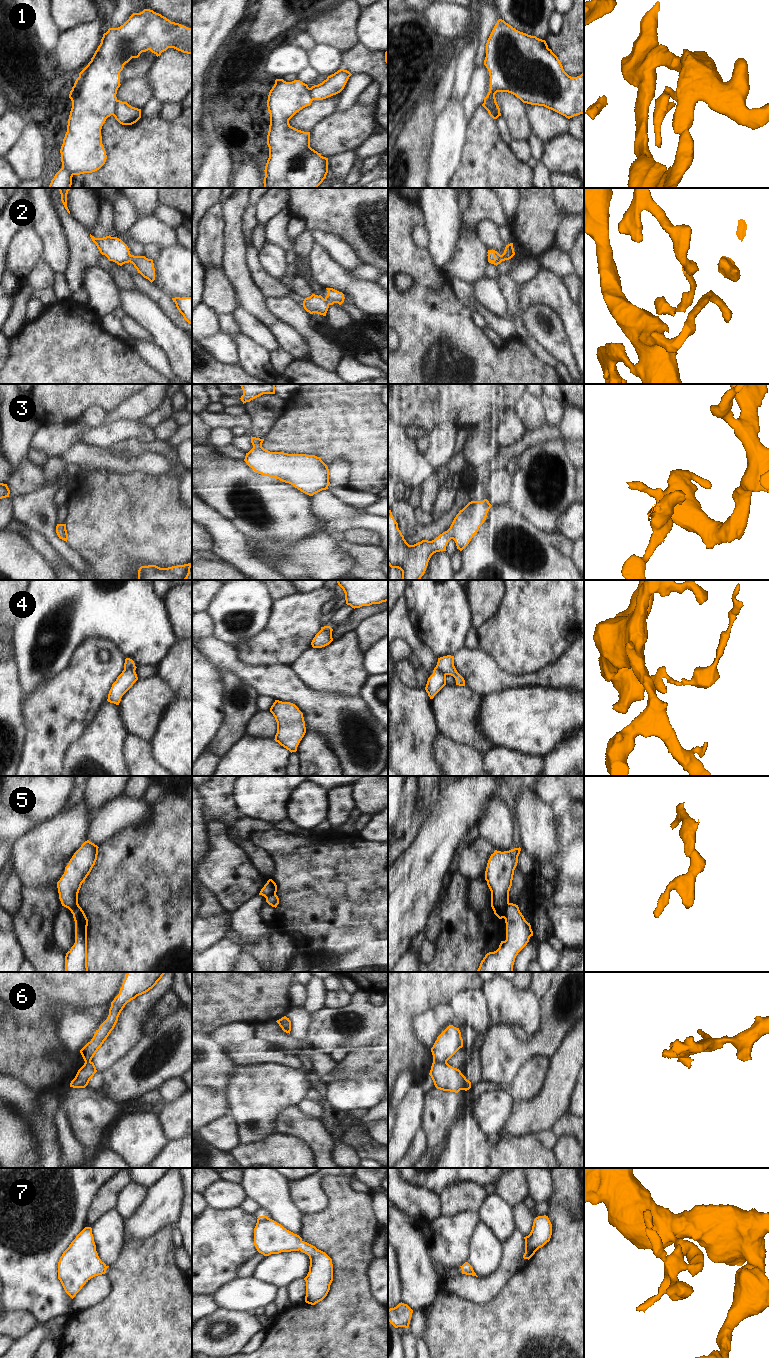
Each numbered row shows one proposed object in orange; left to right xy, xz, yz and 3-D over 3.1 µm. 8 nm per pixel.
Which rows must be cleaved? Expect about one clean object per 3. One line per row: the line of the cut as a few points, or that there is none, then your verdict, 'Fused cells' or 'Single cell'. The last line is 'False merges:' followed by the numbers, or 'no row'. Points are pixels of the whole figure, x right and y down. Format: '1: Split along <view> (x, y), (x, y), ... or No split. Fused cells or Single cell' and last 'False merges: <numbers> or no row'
1: Split along yz (484, 101), (489, 101), (492, 104), (498, 116). Fused cells
2: Split along xy (130, 254), (129, 261). Fused cells
3: No split. Single cell
4: Split along xy (134, 665), (124, 669). Fused cells
5: Split along yz (509, 903), (506, 914), (503, 917). Fused cells
6: Split along yz (433, 1061), (446, 1062). Fused cells
7: No split. Single cell
False merges: 1, 2, 4, 5, 6.

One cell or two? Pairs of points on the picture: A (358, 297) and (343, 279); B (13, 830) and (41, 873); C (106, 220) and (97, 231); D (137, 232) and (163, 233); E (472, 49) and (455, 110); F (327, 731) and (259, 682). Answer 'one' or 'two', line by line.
A: one
B: two
C: one
D: one
E: two
F: one

